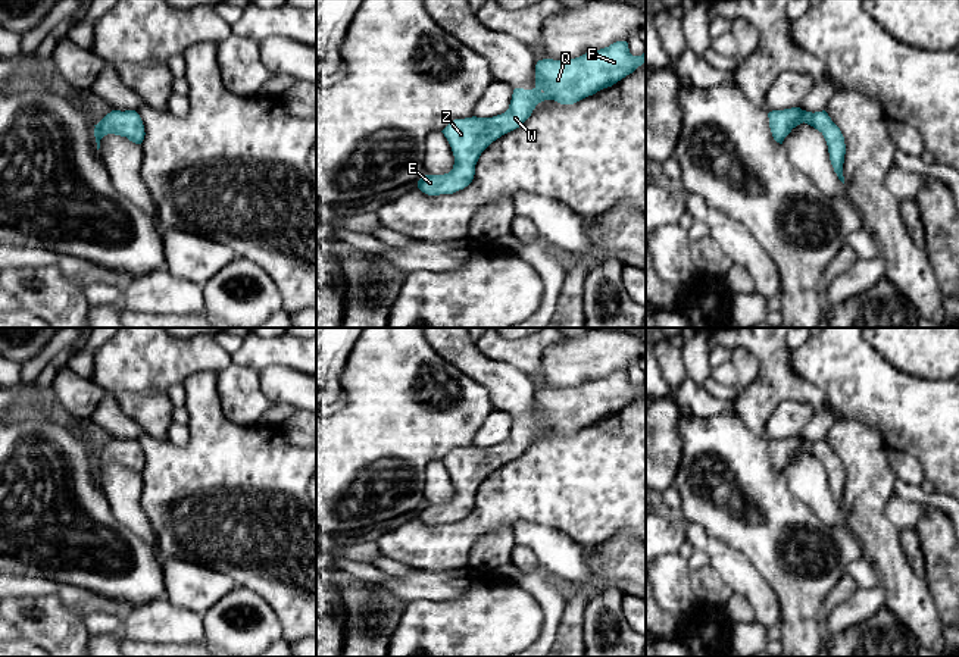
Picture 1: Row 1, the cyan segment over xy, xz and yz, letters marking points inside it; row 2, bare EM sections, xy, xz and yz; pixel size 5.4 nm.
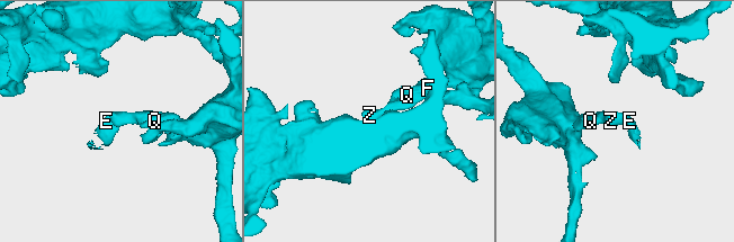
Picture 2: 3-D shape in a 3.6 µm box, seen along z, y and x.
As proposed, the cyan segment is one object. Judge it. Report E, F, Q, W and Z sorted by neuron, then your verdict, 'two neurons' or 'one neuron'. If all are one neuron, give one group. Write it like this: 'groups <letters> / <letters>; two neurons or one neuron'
groups E F Q W Z; one neuron

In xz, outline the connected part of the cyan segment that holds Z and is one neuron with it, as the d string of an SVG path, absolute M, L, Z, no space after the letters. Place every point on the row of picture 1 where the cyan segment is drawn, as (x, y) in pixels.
M627 41L585 53L575 59L543 59L535 65L535 87L515 88L509 109L493 118L452 121L441 132L447 138L454 165L444 175L424 175L418 188L428 195L453 194L468 187L481 153L502 135L519 128L544 100L574 104L612 87L646 62L646 51L632 56Z

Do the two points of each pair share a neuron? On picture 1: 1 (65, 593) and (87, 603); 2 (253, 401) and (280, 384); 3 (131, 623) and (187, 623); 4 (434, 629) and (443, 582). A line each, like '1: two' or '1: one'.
1: one
2: two
3: one
4: two

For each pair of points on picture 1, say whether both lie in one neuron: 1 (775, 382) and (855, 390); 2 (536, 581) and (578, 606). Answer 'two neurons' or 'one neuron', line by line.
1: one neuron
2: two neurons

